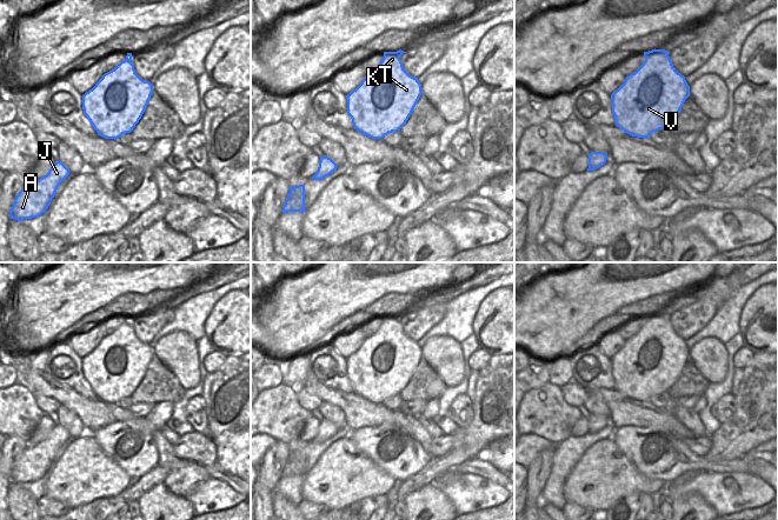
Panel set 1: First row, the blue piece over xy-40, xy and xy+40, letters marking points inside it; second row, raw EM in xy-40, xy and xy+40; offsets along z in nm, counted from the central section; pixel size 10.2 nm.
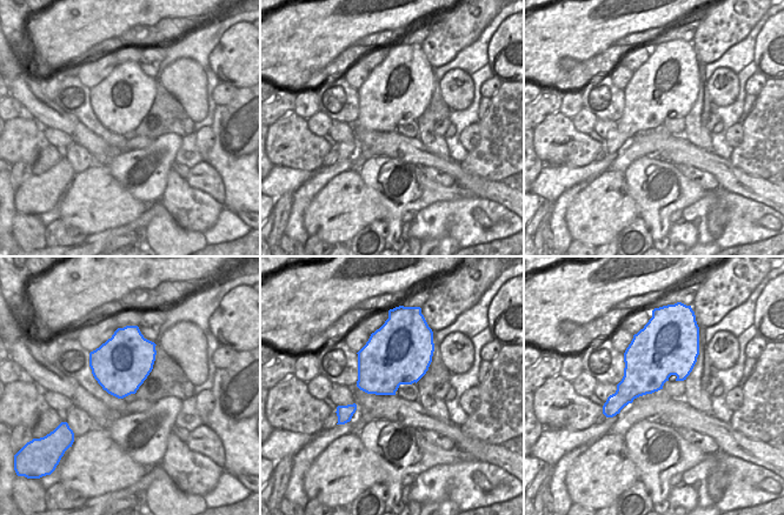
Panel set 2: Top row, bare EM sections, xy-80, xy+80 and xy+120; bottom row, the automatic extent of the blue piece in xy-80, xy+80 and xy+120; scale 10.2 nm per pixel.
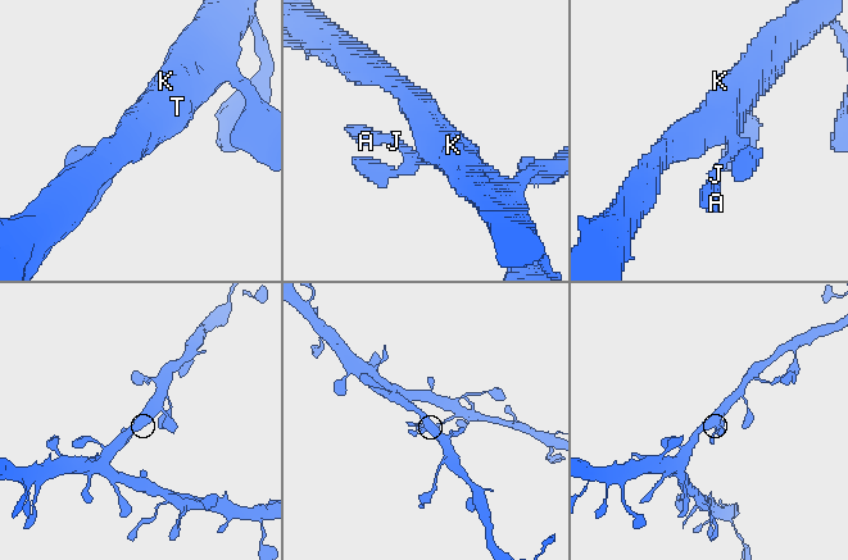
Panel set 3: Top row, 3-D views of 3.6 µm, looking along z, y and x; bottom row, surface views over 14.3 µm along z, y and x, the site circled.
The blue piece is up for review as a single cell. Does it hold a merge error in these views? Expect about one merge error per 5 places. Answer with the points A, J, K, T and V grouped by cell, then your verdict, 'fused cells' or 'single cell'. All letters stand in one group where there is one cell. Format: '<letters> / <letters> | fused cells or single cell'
A J K T V | single cell

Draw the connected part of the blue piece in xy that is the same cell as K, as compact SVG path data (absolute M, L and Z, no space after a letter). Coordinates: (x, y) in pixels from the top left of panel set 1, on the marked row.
M401 49L397 52L384 52L379 66L371 73L366 73L361 84L353 89L347 100L347 114L352 119L353 128L372 138L381 139L392 132L399 132L412 114L420 95L421 84L418 78L410 75L403 66Z

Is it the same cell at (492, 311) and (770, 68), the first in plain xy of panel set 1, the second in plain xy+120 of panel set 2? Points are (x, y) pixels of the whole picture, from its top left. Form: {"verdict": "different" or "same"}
{"verdict": "same"}

